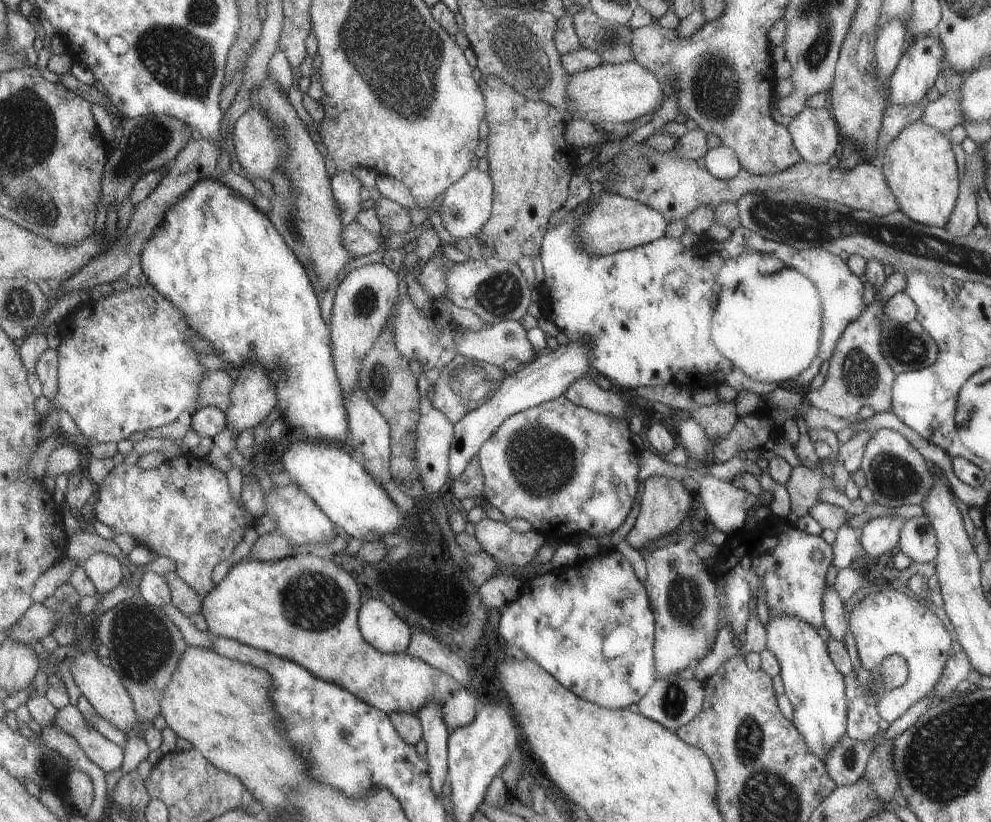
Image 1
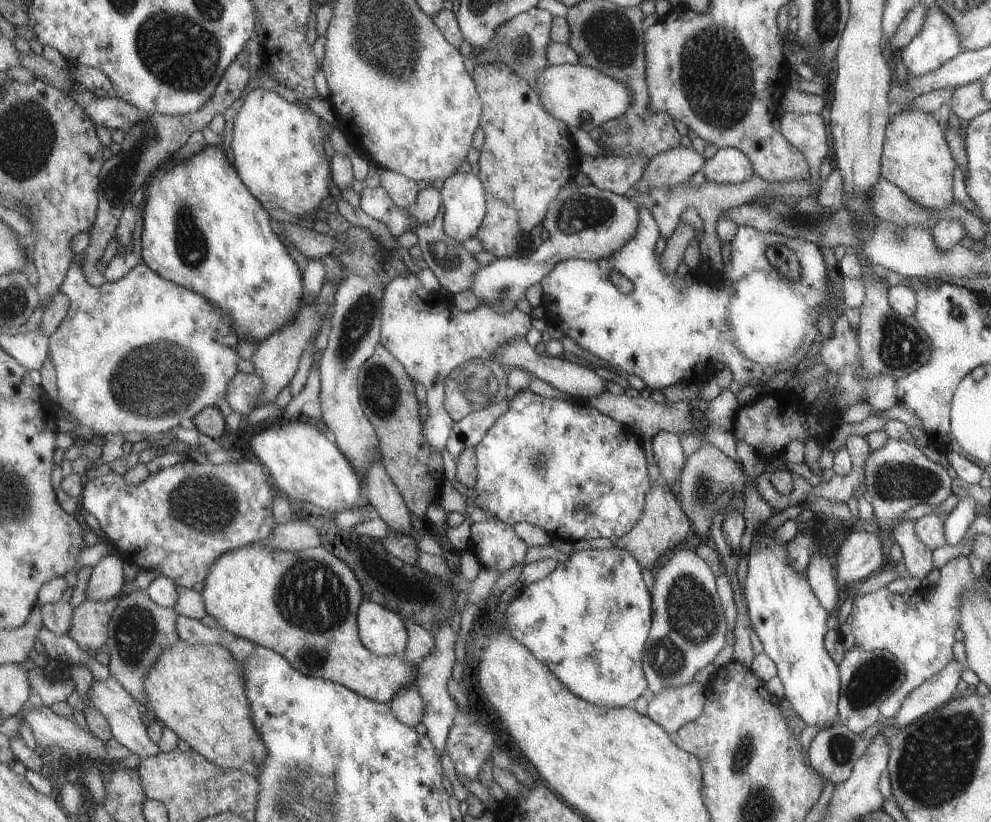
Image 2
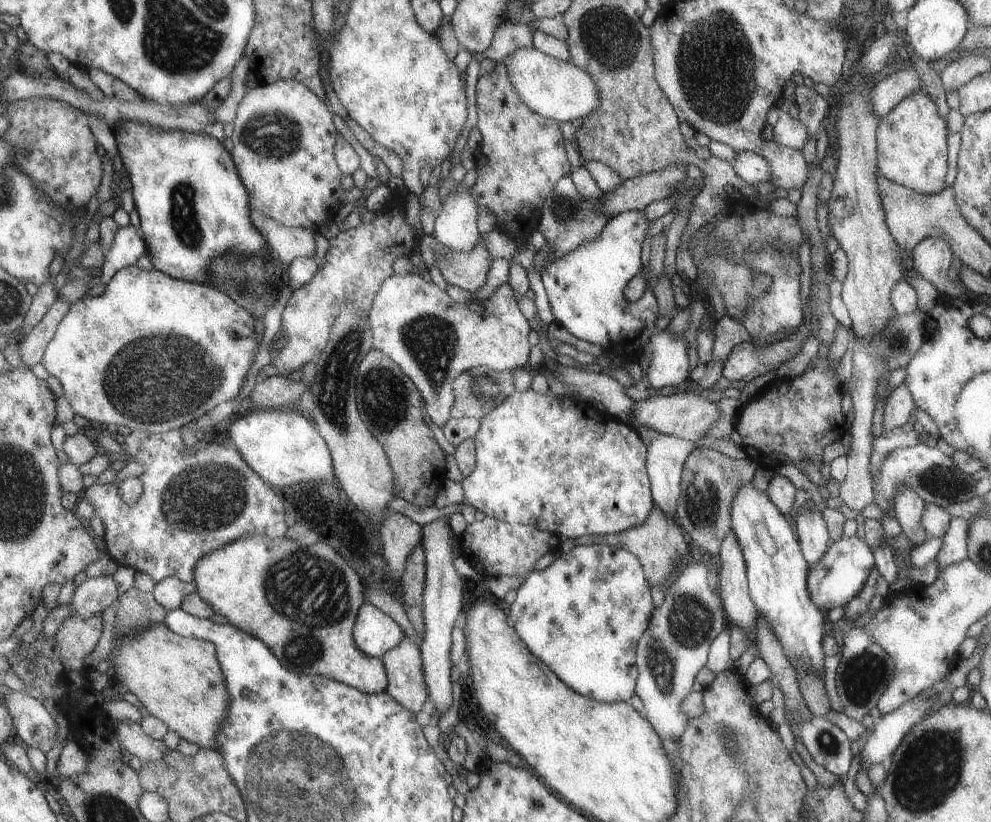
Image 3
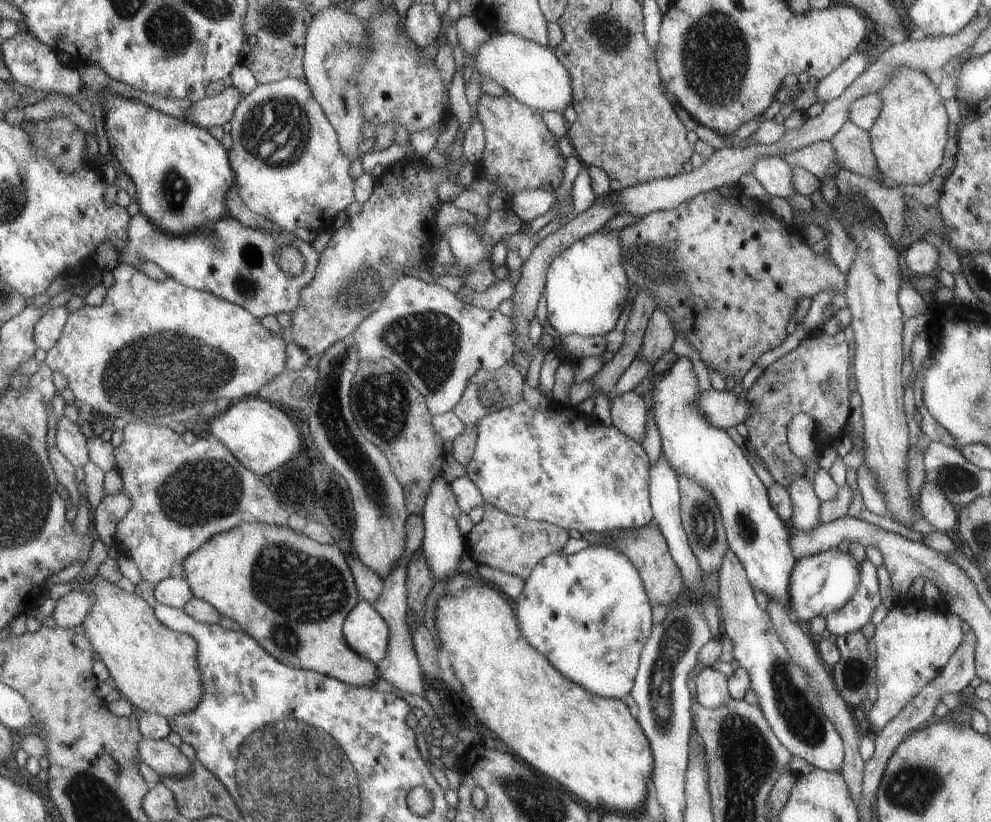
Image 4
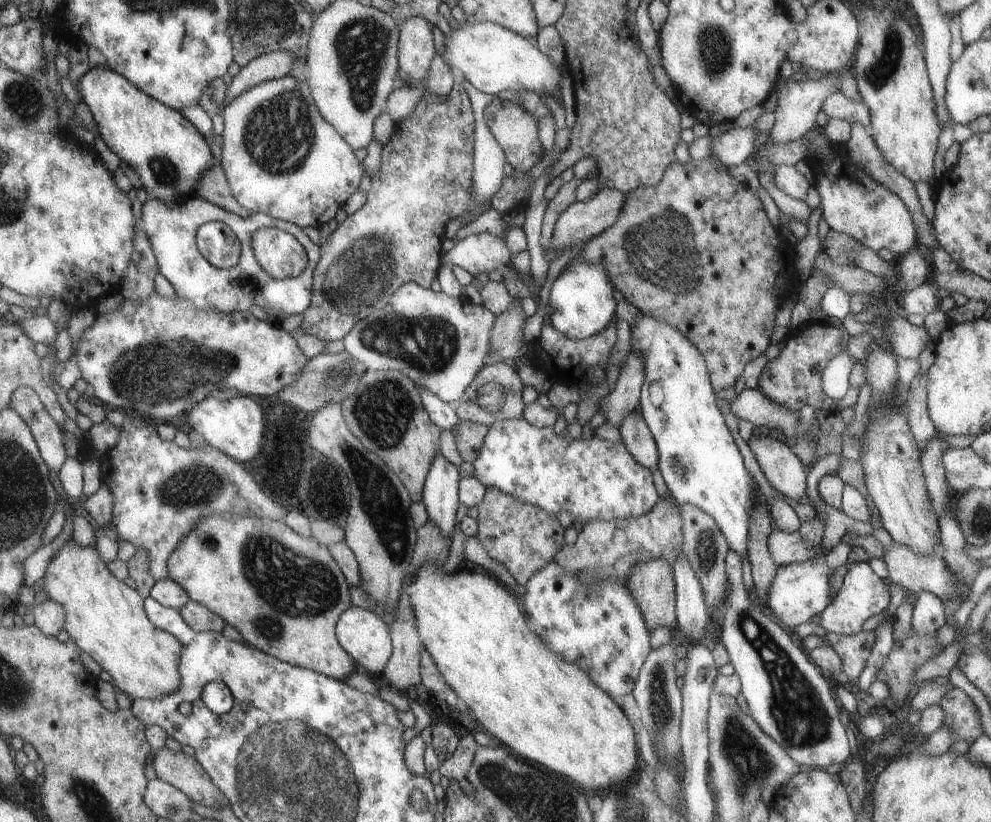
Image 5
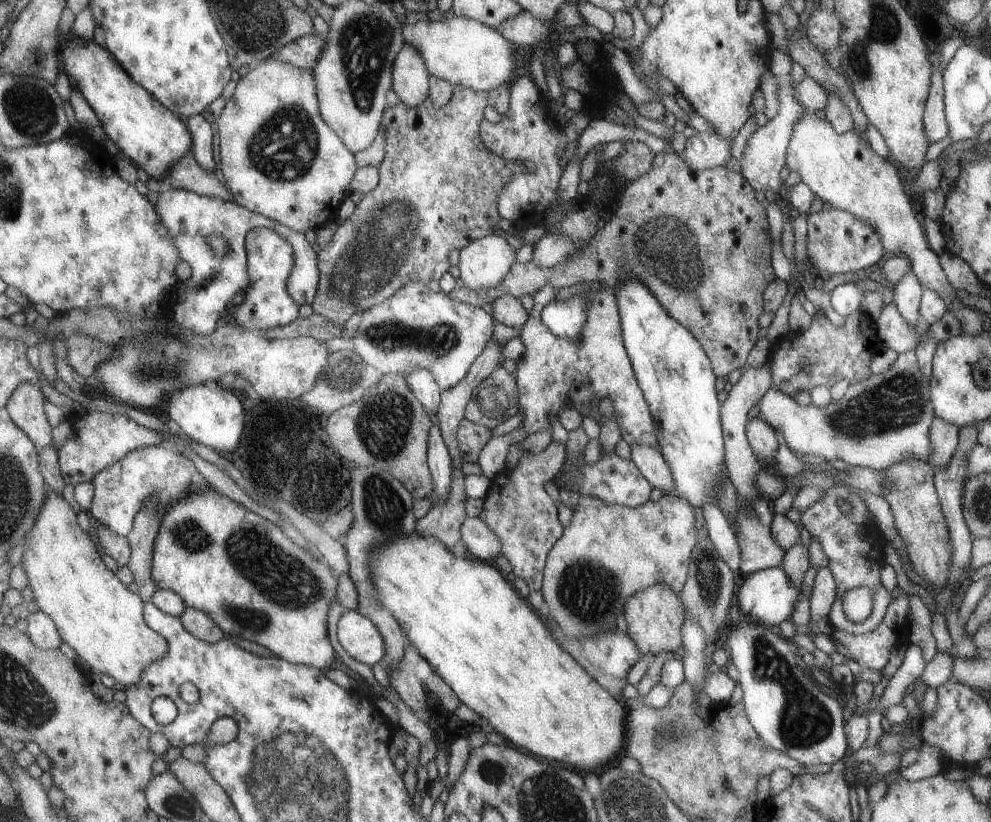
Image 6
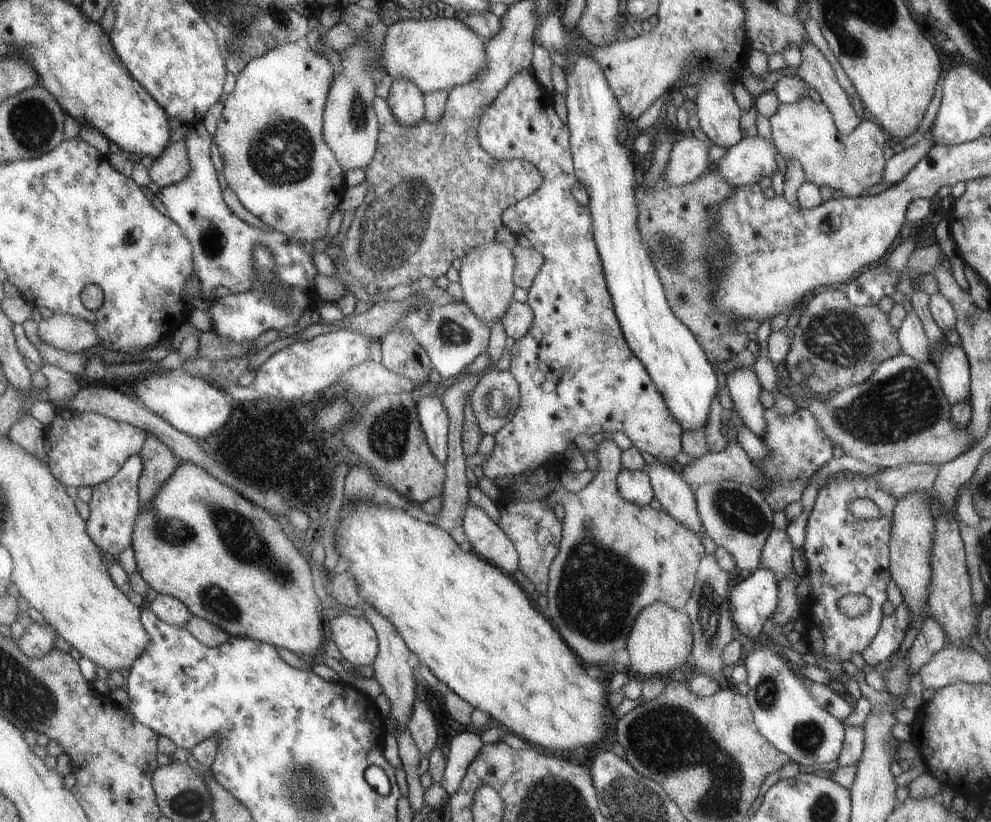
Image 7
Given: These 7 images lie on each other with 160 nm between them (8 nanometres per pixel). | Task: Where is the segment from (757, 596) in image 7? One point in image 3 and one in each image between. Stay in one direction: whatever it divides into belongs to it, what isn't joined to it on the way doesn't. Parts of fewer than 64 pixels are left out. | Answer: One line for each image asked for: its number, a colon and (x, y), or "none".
3: (840, 572)
4: (820, 583)
5: (798, 591)
6: (767, 596)

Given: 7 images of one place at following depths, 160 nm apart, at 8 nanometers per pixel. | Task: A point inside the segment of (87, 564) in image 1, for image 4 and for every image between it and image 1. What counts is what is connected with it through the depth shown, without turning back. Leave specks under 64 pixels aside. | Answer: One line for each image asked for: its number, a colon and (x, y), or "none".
2: (108, 579)
3: (92, 596)
4: (70, 611)

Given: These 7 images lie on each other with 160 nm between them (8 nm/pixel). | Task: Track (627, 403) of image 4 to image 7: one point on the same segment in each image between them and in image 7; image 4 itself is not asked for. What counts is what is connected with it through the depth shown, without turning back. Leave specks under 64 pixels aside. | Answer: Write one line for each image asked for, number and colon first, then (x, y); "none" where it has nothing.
5: (637, 438)
6: (650, 462)
7: (675, 496)

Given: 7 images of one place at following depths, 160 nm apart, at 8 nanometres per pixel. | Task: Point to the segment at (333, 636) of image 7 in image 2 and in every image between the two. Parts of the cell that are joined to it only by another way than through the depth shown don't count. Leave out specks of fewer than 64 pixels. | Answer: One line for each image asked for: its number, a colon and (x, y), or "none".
2: (381, 632)
3: (375, 633)
4: (365, 630)
5: (367, 639)
6: (359, 637)

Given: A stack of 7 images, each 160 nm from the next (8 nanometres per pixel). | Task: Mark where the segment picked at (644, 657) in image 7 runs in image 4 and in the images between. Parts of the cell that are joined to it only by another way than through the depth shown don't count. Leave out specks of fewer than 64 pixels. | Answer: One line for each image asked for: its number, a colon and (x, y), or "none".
4: (646, 548)
5: (652, 585)
6: (653, 618)

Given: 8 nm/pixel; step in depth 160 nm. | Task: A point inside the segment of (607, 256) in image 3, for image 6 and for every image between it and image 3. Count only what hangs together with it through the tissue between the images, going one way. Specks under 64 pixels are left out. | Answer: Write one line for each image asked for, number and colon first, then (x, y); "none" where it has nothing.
4: (585, 285)
5: (580, 303)
6: (566, 319)

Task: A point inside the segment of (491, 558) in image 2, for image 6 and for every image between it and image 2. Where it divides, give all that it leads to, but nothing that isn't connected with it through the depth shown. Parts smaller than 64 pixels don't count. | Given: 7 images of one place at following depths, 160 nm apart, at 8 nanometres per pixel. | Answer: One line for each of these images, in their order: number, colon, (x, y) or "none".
3: (493, 548)
4: (515, 545)
5: (522, 537)
6: (516, 508)

